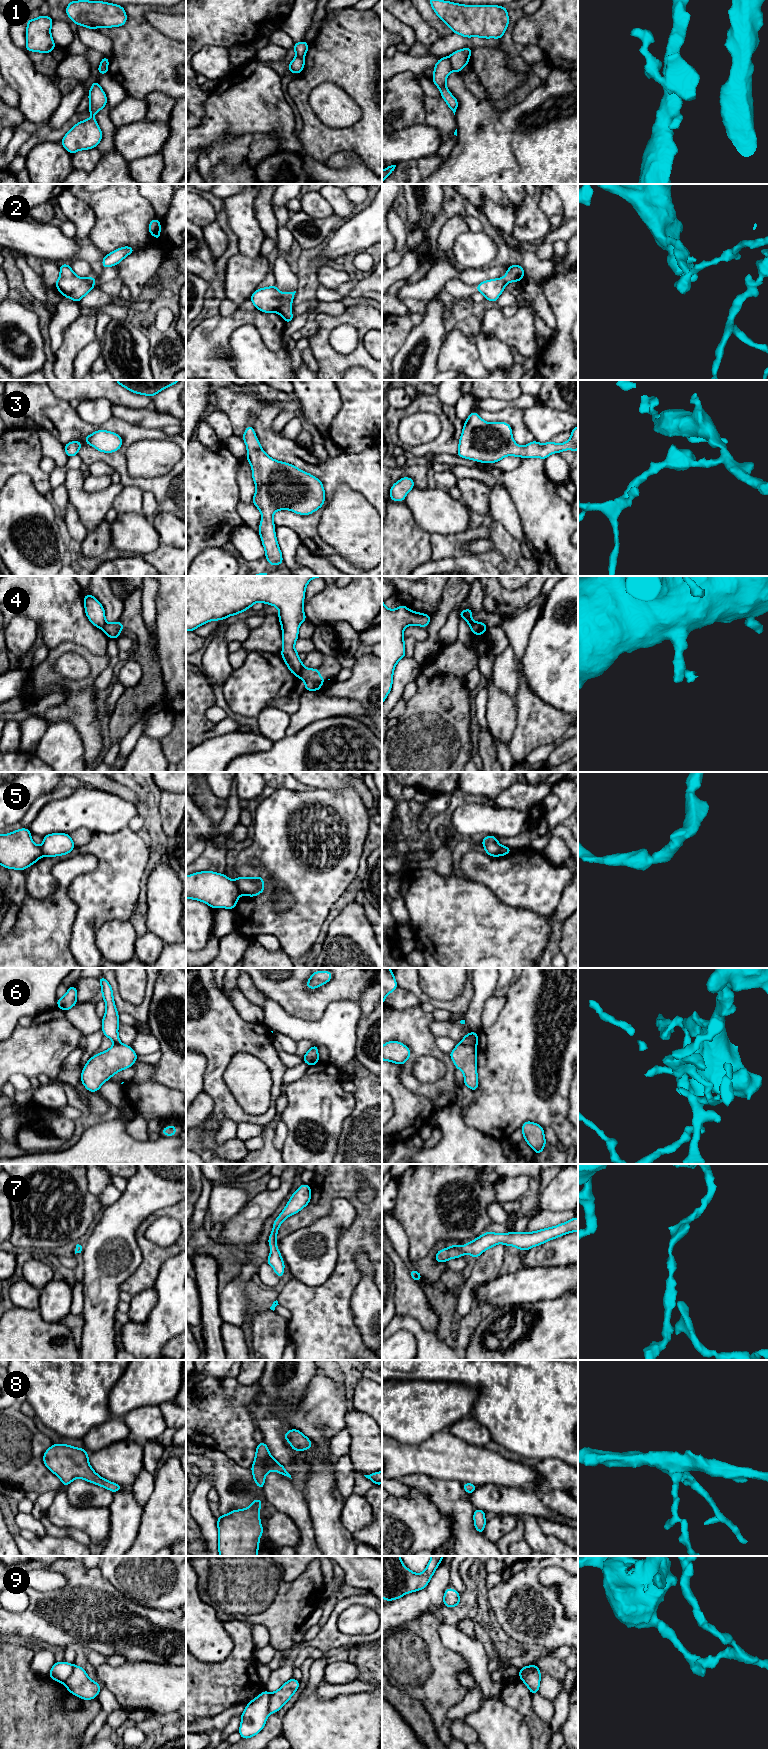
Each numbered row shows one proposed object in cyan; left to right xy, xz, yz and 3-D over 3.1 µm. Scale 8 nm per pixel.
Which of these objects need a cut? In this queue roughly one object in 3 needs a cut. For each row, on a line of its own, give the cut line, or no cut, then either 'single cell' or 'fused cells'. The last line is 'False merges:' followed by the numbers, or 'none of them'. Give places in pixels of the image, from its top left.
1: cut in yz along (447, 57), (452, 70); fused cells
2: cut in xz along (290, 304), (282, 306), (277, 311); fused cells
3: no cut; single cell
4: cut in xz along (303, 666), (298, 676); fused cells
5: cut in xz along (233, 880), (241, 893); fused cells
6: cut in yz along (461, 1042), (475, 1047); fused cells
7: no cut; single cell
8: no cut; single cell
9: cut in yz along (539, 1671), (528, 1670), (519, 1675); fused cells
False merges: 1, 2, 4, 5, 6, 9

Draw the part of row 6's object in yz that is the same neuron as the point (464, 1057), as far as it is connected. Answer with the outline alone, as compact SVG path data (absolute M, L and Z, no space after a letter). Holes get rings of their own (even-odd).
M458 1043L449 1056L456 1069L464 1074L464 1084L471 1090L478 1090L477 1050L476 1047Z

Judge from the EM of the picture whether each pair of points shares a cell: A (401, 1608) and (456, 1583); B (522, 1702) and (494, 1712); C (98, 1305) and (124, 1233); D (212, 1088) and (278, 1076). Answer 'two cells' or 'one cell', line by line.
A: two cells
B: two cells
C: one cell
D: one cell

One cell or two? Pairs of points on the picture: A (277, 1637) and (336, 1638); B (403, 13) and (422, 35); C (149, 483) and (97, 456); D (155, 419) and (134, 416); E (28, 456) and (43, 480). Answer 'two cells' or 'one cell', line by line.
A: two cells
B: one cell
C: one cell
D: one cell
E: one cell

